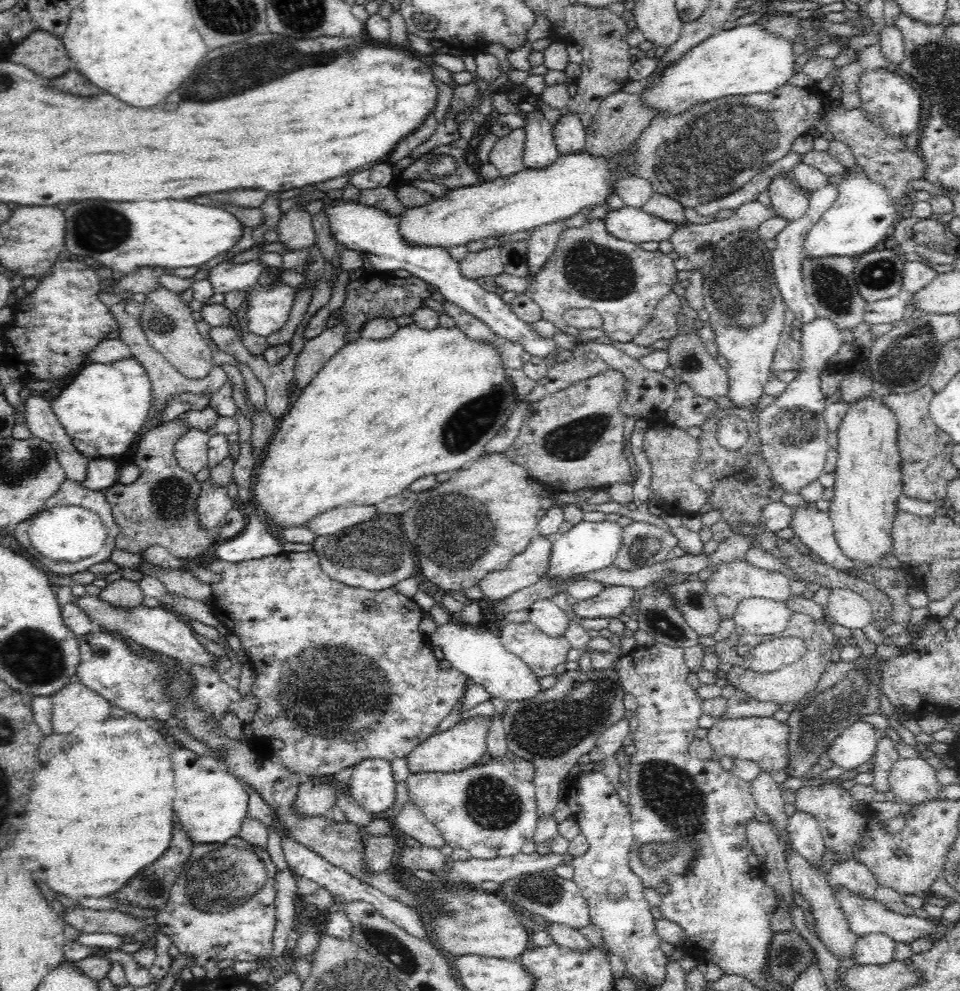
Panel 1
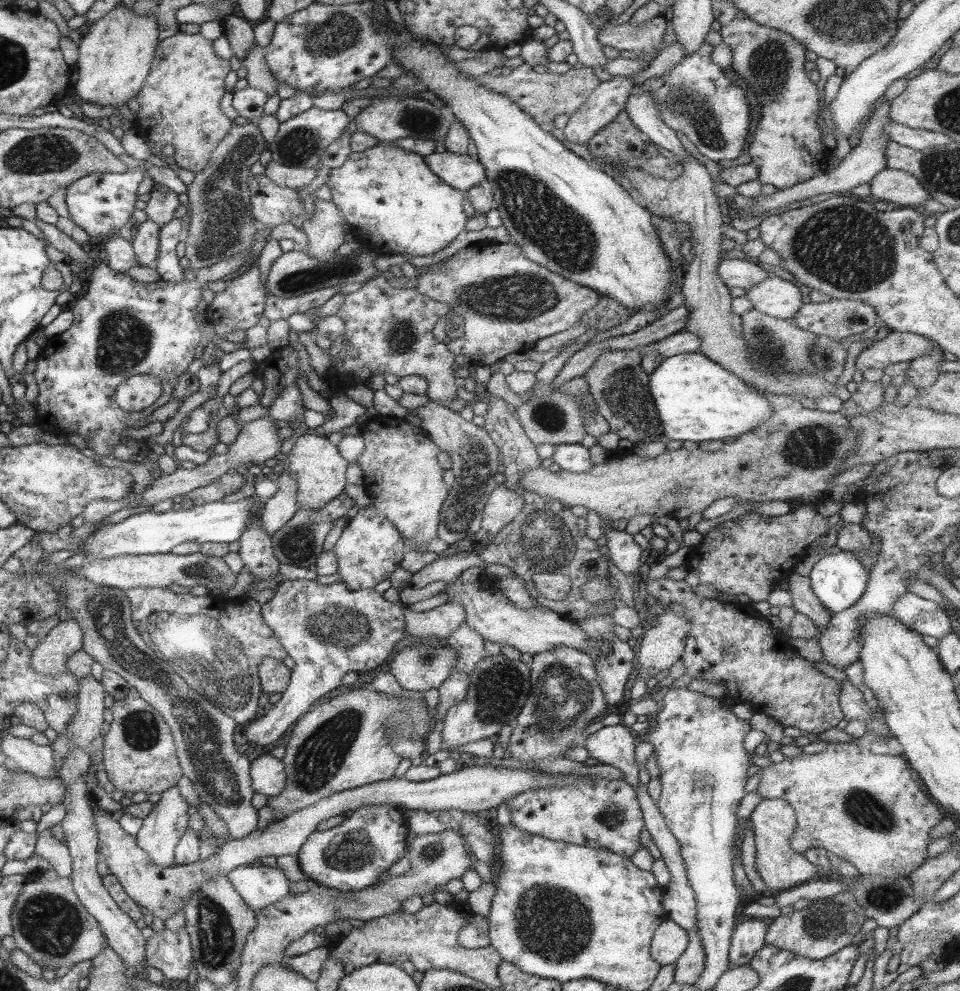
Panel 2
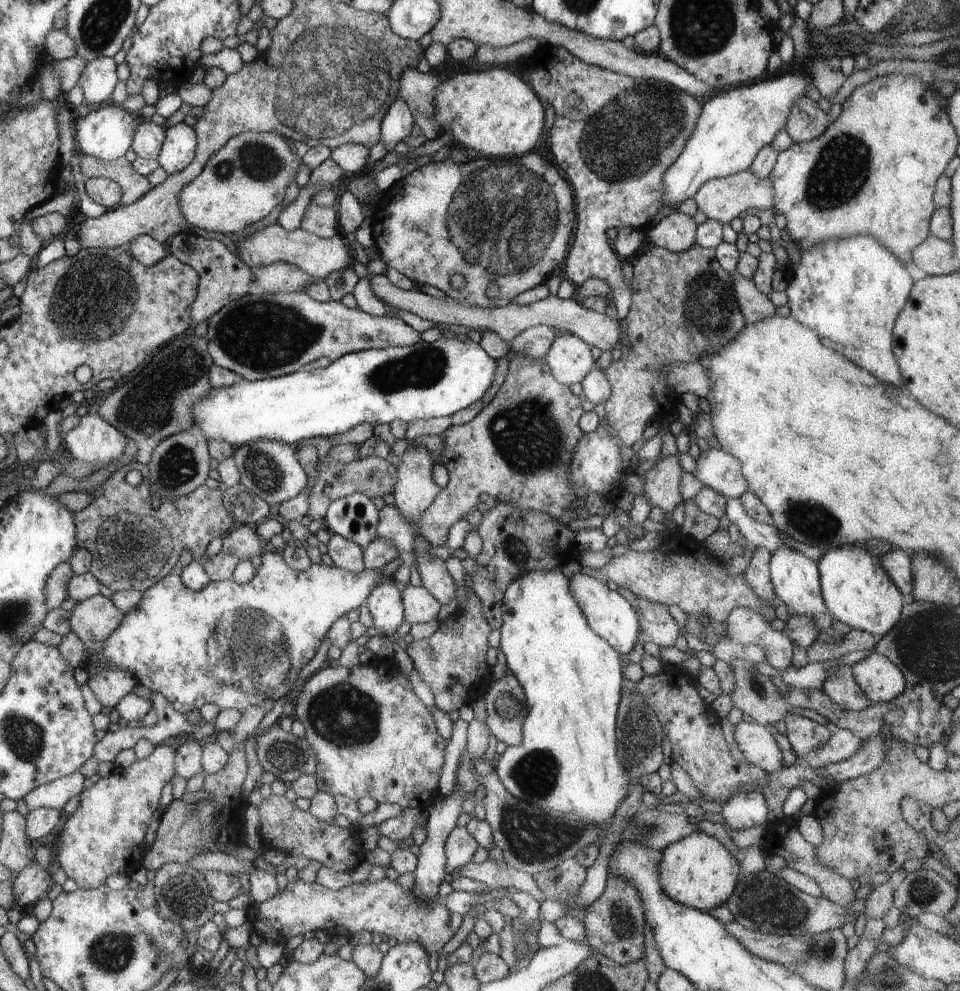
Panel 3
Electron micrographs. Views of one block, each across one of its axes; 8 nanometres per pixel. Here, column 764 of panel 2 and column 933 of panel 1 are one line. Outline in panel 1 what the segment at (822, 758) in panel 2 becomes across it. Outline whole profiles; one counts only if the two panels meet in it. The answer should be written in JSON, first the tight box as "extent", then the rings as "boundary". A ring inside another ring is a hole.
{"extent":[890,758,942,804],"boundary":[[[900,758],[890,772],[890,792],[902,800],[902,804],[922,804],[936,800],[942,792],[942,784],[936,780],[936,772],[926,758]]]}

